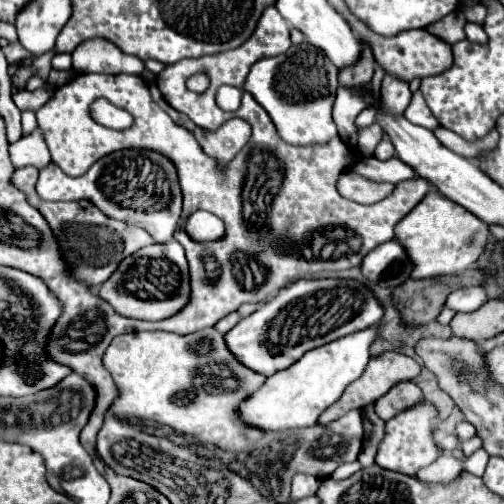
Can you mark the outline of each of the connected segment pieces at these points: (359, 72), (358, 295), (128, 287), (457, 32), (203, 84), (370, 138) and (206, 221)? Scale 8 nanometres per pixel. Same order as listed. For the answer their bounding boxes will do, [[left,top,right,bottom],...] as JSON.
[[338,46,376,90],[226,280,384,376],[98,240,190,320],[426,10,466,44],[186,73,209,93],[358,123,384,158],[185,210,224,242]]

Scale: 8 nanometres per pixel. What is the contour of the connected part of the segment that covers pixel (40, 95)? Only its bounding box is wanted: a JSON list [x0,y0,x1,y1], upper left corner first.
[12,85,55,110]

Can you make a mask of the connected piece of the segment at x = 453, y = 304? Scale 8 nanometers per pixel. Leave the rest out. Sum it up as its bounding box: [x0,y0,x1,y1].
[446,286,486,312]

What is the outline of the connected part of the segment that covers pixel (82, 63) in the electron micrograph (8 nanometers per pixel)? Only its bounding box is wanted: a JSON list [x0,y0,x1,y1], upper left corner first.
[72,38,144,75]

